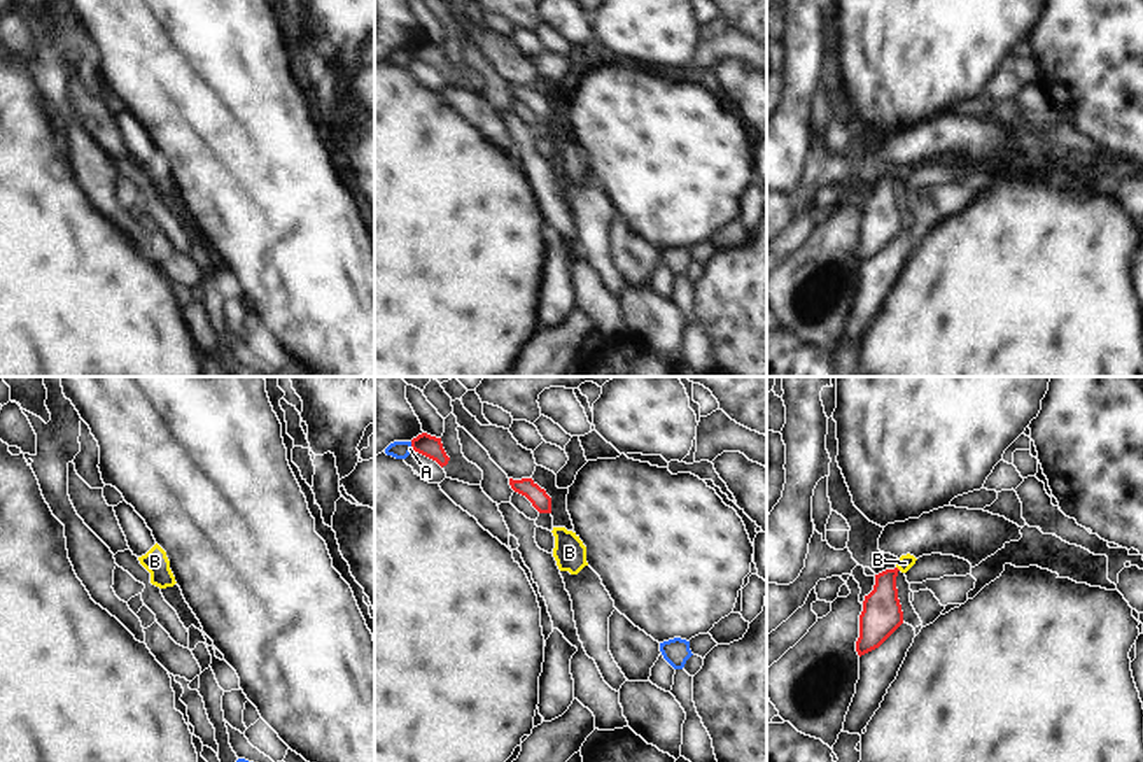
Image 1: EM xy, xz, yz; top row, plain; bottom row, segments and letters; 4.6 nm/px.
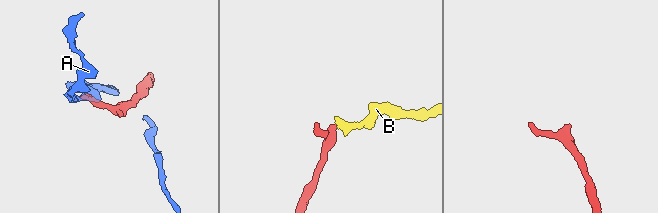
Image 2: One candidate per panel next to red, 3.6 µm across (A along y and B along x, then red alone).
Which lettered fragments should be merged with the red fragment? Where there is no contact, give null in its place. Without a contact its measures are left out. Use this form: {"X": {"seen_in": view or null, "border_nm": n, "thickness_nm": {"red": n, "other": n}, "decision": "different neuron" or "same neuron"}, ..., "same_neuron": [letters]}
{"A": {"seen_in": "xz", "border_nm": 40, "thickness_nm": {"red": 100, "other": 80}, "decision": "different neuron"}, "B": {"seen_in": null, "decision": "same neuron"}, "same_neuron": ["B"]}

